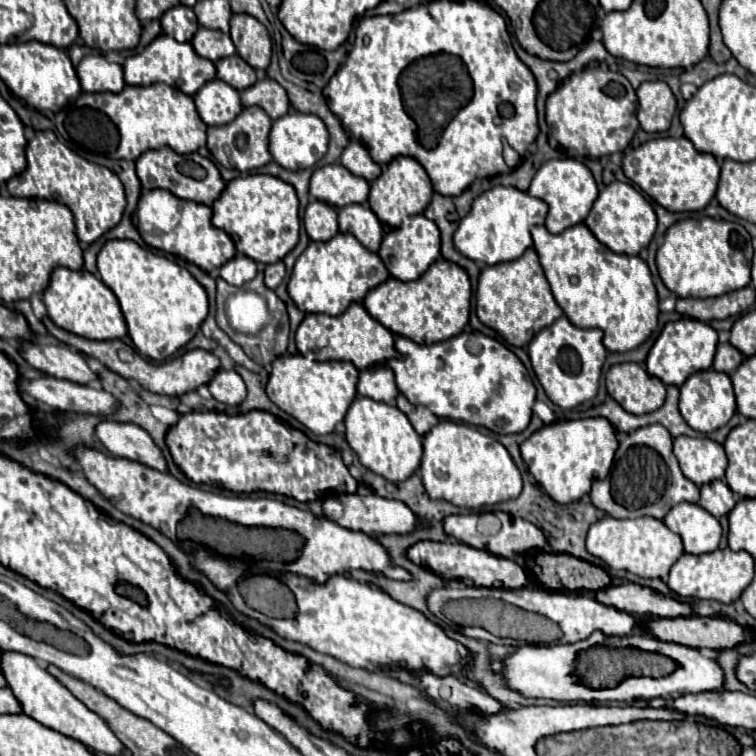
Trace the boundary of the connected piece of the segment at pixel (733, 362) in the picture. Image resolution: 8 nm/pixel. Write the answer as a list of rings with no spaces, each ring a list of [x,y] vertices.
[[[718,344],[718,350],[716,350],[716,356],[714,356],[714,370],[716,372],[726,372],[726,374],[732,374],[740,364],[742,364],[744,356],[740,350],[736,350],[732,344]]]

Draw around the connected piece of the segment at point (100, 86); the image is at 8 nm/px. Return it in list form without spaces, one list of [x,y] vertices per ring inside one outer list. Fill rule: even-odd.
[[[84,56],[76,72],[84,92],[120,92],[126,86],[122,66],[108,62],[104,56]]]

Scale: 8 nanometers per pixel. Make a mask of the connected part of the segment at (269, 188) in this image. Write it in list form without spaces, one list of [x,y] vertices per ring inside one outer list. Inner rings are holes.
[[[250,174],[246,178],[234,178],[226,184],[224,192],[218,196],[218,200],[212,204],[214,216],[212,216],[212,224],[220,230],[224,230],[226,234],[230,234],[230,238],[236,244],[236,250],[248,258],[252,258],[254,262],[262,262],[262,264],[274,264],[278,260],[282,260],[296,244],[298,244],[298,230],[300,230],[300,218],[298,218],[298,198],[296,198],[296,190],[282,182],[280,178],[274,176],[266,176],[266,174]]]

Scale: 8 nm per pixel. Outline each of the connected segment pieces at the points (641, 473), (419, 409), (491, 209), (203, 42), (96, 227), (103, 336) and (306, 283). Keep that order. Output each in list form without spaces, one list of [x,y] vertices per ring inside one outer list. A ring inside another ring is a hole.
[[[650,424],[628,432],[620,440],[614,468],[610,470],[610,496],[614,502],[614,512],[606,514],[612,518],[652,516],[662,520],[668,510],[680,502],[696,504],[700,498],[700,488],[682,474],[672,452],[670,432],[662,424]]]
[[[402,394],[396,398],[396,406],[408,416],[408,420],[412,422],[414,430],[424,436],[432,426],[438,424],[438,418],[426,408],[426,406],[416,406],[416,404],[410,404]]]
[[[496,186],[474,200],[472,210],[460,220],[454,232],[454,246],[462,256],[486,266],[516,260],[524,254],[524,250],[532,248],[530,228],[534,224],[544,224],[546,214],[548,206],[540,198],[534,198],[512,186]]]
[[[198,28],[198,32],[192,38],[194,50],[212,62],[218,62],[222,58],[228,58],[234,54],[234,44],[228,34],[220,30],[208,30],[208,28]]]
[[[50,130],[36,132],[36,136],[28,142],[26,160],[26,170],[8,180],[8,192],[16,198],[42,198],[68,206],[74,214],[76,234],[80,242],[92,244],[120,222],[126,208],[126,196],[122,182],[112,170],[78,156]]]
[[[56,268],[50,280],[50,286],[44,292],[44,304],[48,308],[50,320],[82,338],[88,340],[116,340],[128,334],[126,320],[120,310],[118,298],[114,292],[98,280],[88,270],[70,270],[70,268]]]
[[[338,232],[328,242],[310,242],[298,256],[288,280],[288,294],[302,312],[340,316],[352,302],[362,302],[366,292],[386,282],[388,276],[376,252],[366,250],[352,234]]]

